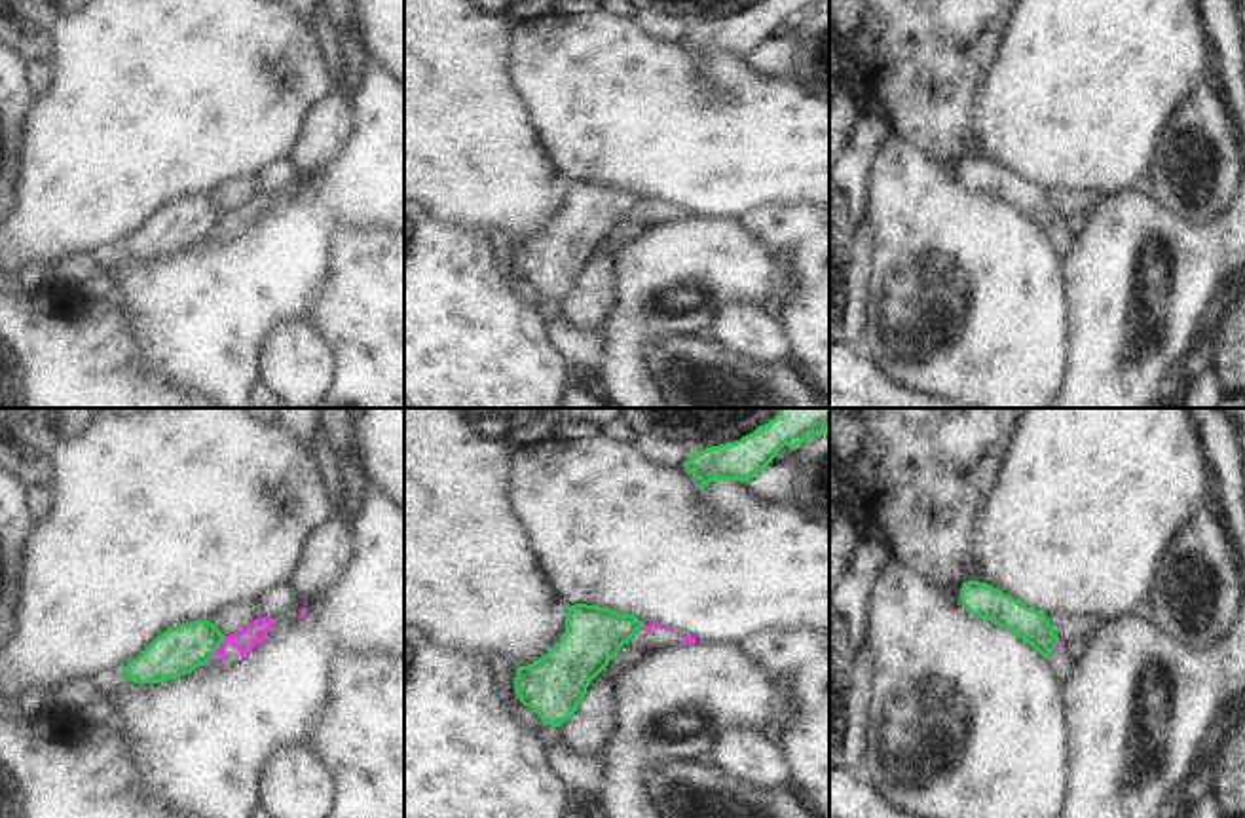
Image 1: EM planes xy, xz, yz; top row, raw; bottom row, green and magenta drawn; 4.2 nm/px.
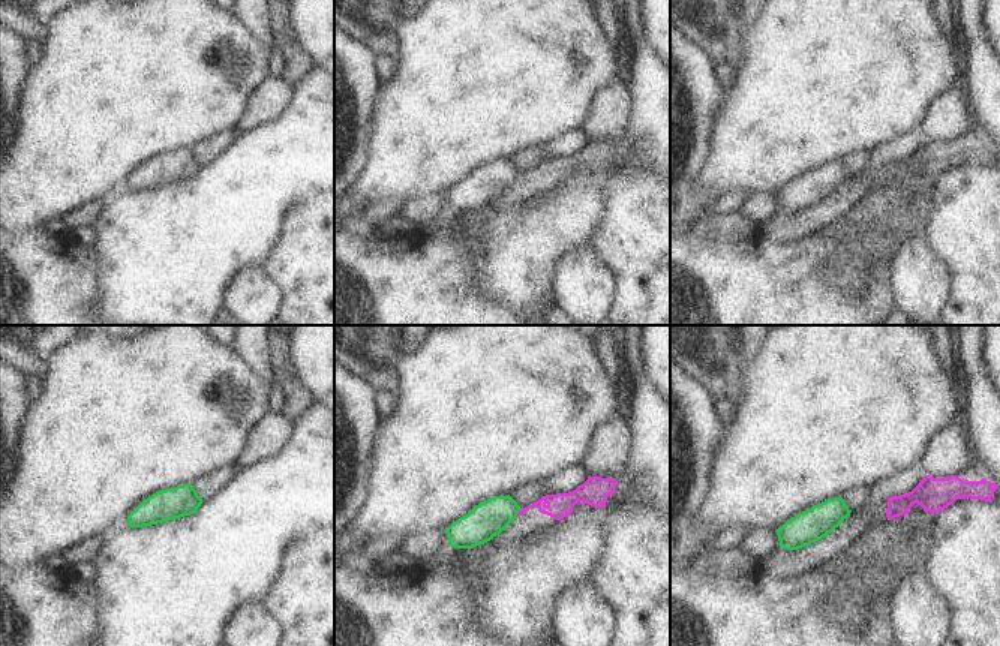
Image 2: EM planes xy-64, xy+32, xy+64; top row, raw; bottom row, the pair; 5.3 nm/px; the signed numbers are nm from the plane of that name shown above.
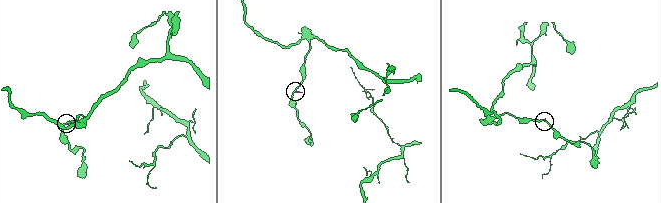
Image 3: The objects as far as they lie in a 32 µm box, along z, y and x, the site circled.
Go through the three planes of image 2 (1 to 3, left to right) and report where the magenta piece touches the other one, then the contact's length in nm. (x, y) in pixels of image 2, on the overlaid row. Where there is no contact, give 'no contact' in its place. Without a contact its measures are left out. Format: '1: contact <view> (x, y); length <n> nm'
1: no contact
2: contact xy+32 (519, 510); length 50 nm
3: no contact

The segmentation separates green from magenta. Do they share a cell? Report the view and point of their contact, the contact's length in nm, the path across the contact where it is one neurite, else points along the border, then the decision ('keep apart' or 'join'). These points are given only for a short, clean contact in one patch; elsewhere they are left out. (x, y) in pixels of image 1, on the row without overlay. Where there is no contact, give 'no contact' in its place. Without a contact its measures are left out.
xy (215, 224) | 160 nm | along xy (224, 211), (204, 240) | keep apart

